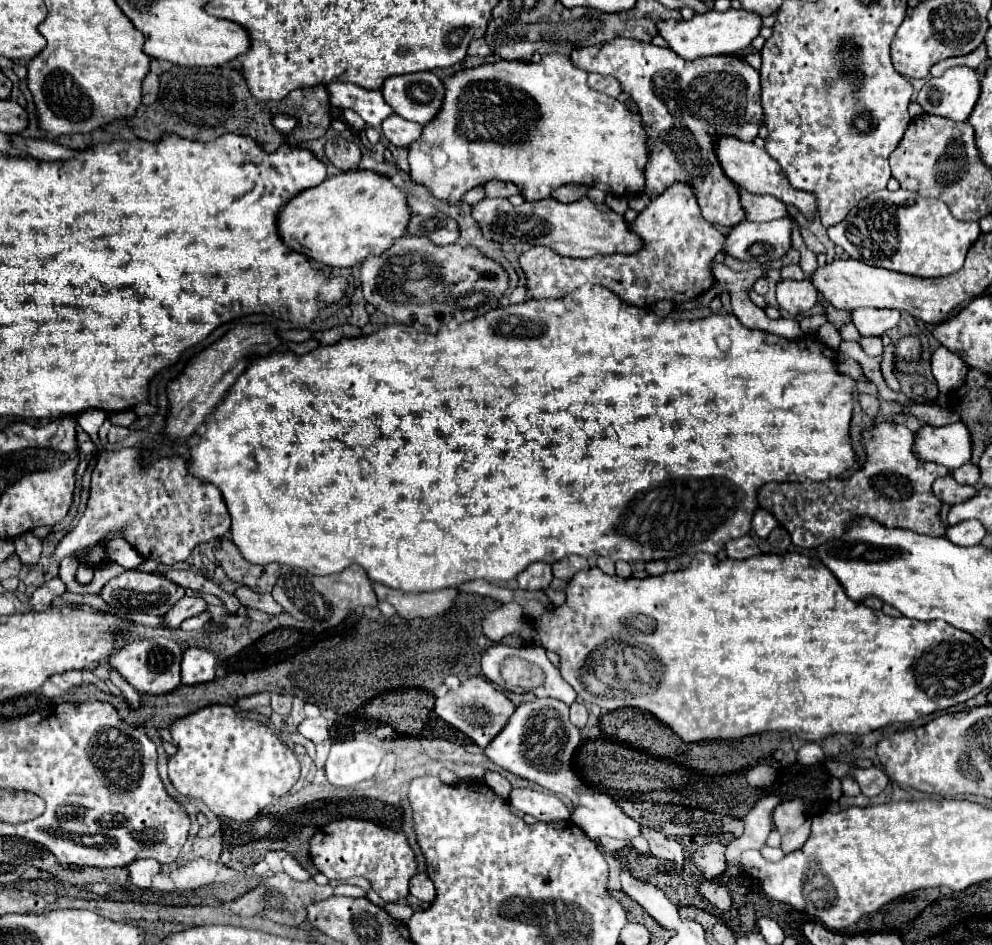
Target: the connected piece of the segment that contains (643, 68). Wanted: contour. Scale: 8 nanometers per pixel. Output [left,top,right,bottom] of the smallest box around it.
[570,38,764,228]

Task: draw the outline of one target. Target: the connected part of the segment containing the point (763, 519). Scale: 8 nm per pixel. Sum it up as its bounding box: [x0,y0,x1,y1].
[754,508,778,538]

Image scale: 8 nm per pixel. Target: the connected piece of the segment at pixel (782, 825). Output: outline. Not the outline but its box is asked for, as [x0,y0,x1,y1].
[774,800,810,854]

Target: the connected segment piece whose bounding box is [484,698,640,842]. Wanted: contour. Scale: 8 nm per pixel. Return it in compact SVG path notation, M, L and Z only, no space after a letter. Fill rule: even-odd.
M536 698L532 702L522 702L520 706L516 706L510 722L506 722L502 732L496 734L490 746L484 748L484 756L488 756L496 766L520 778L526 778L552 792L562 792L566 798L570 798L574 806L572 820L588 834L590 840L598 842L602 836L628 840L638 836L640 824L628 818L612 796L590 788L578 776L574 766L574 754L580 742L582 734L580 728L570 722L568 706L554 698Z

